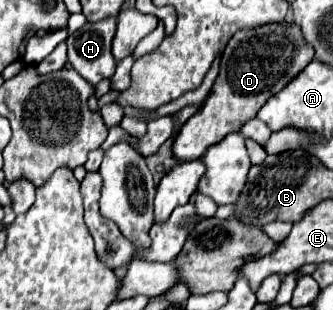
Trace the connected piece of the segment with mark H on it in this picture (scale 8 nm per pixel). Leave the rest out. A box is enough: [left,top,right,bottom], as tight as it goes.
[67,16,117,84]

